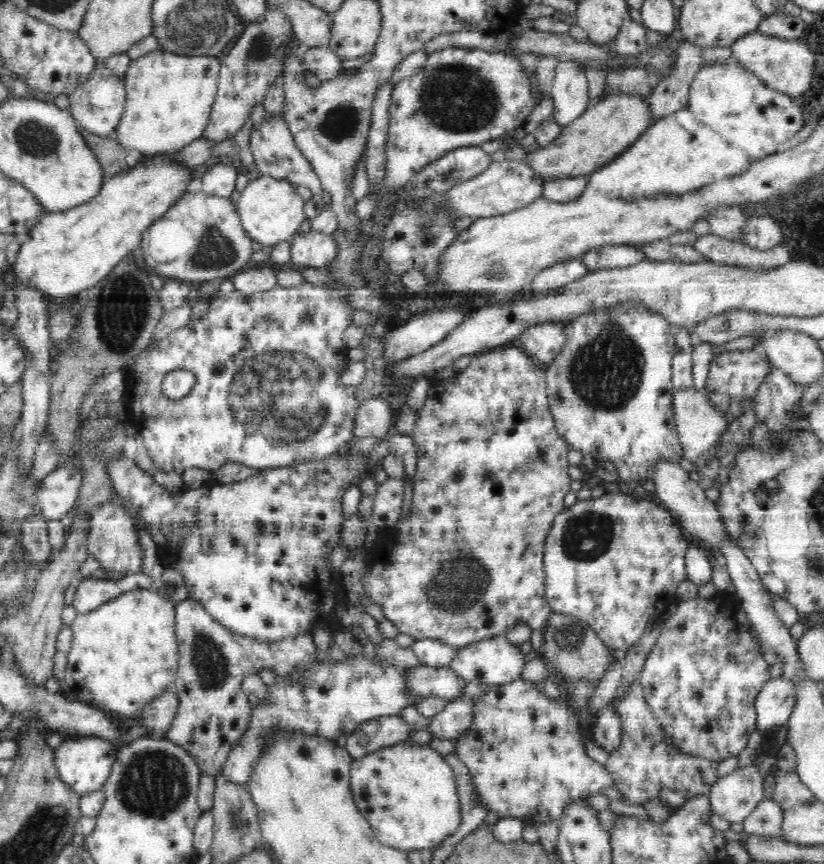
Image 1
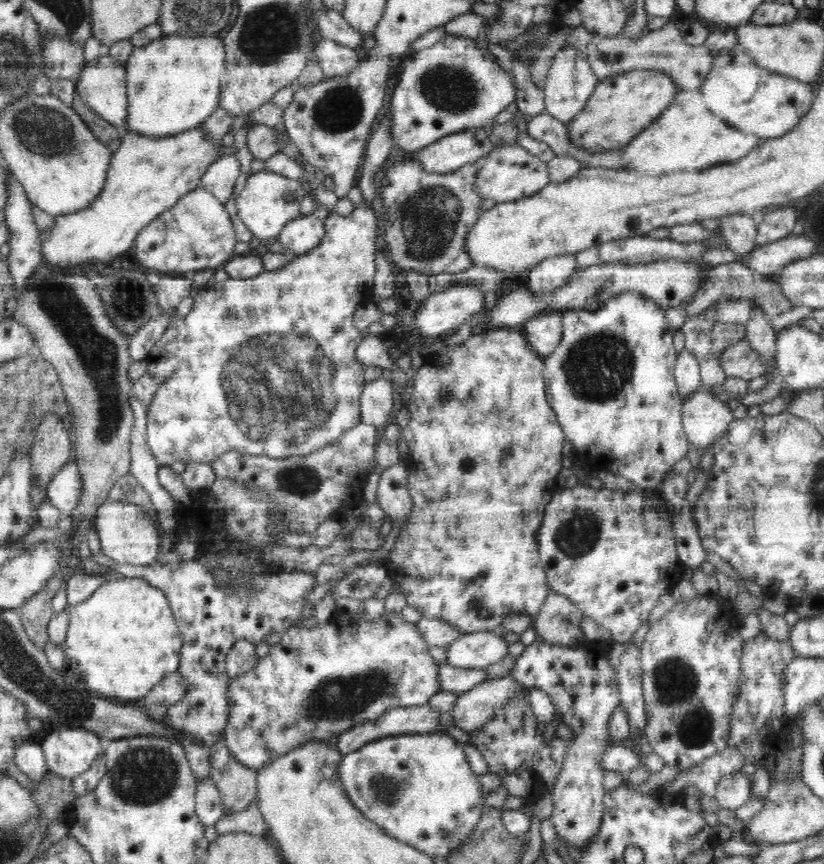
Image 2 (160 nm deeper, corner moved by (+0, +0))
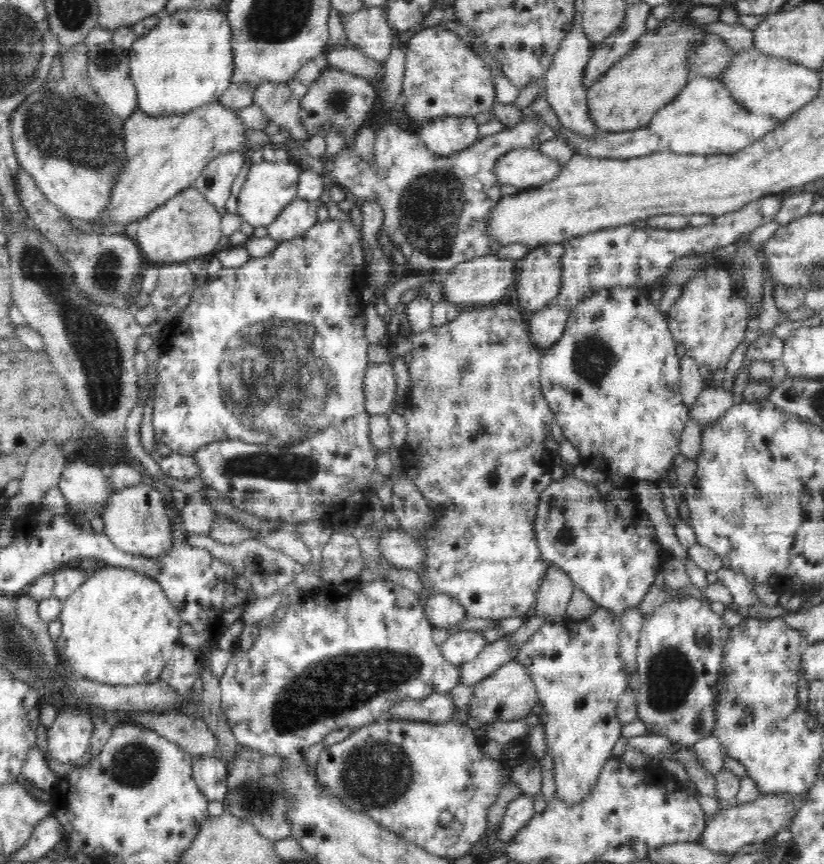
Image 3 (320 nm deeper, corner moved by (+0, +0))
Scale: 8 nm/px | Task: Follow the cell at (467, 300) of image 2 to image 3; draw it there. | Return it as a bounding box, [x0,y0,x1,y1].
[444,256,515,310]

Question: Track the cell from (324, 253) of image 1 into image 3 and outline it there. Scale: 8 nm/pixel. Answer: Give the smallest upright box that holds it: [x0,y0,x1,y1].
[266,196,318,243]

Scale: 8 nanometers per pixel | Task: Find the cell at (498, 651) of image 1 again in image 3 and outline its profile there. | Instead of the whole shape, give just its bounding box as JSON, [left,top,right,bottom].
[442,631,487,665]

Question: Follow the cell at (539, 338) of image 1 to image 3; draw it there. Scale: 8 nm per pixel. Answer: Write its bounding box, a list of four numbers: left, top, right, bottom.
[529,306,569,351]

